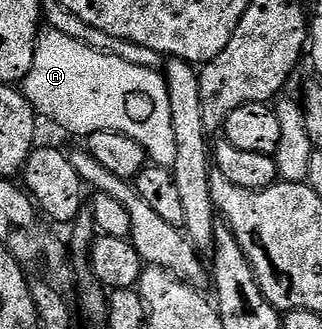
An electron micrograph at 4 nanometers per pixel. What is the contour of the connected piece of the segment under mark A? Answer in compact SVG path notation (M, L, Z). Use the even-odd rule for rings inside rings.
M46 29L46 30L43 30L43 31L42 31L42 32L41 32L41 35L40 35L40 38L39 38L39 40L38 40L38 42L37 42L37 43L35 43L35 45L34 45L34 60L33 60L33 61L32 61L32 69L31 69L31 70L30 70L30 72L29 72L29 73L27 73L27 74L26 74L26 77L25 77L25 80L24 80L24 94L25 94L25 96L26 96L26 100L27 100L27 101L28 101L28 102L29 102L29 103L30 103L30 105L31 105L31 107L33 107L33 108L34 108L34 110L35 110L35 112L37 112L37 114L38 114L38 115L39 115L39 116L42 116L42 115L47 115L47 117L48 117L48 118L50 118L50 119L51 119L51 121L52 121L52 122L54 122L54 123L59 123L59 125L60 125L60 126L62 126L62 127L63 127L63 129L64 129L64 130L66 130L66 131L75 131L75 133L76 133L76 134L78 134L78 135L79 135L79 137L85 137L85 136L87 136L87 135L91 135L91 133L92 133L92 132L93 132L93 131L119 131L119 132L120 132L120 133L124 133L124 134L125 134L125 135L127 135L127 136L128 136L128 137L132 137L132 141L136 141L136 142L137 142L137 143L139 143L139 145L140 145L140 146L141 146L141 147L143 147L143 148L144 148L144 149L145 149L145 150L146 150L146 154L147 154L147 156L148 156L148 159L149 159L149 162L150 162L150 163L151 163L151 164L153 164L153 166L156 166L156 167L168 167L168 168L173 168L173 165L174 165L174 162L175 162L175 161L176 161L176 145L175 145L175 144L174 144L174 138L173 138L173 137L172 137L172 111L171 111L171 109L170 109L170 106L169 106L169 105L168 105L168 93L167 93L167 92L166 92L166 80L165 80L165 78L163 78L163 76L162 76L162 75L161 75L161 74L159 74L159 72L158 72L158 71L157 71L157 70L154 70L154 69L151 69L151 68L148 68L148 67L141 67L141 66L140 66L140 65L138 65L138 64L130 64L130 63L129 63L129 62L128 62L128 61L126 61L126 60L124 60L124 59L118 59L118 60L117 60L117 61L114 61L114 62L112 62L112 59L111 59L111 56L110 56L110 55L108 55L108 54L103 54L103 53L102 53L102 52L101 52L101 51L98 51L98 50L97 50L97 49L96 49L96 48L92 48L92 47L90 47L90 46L89 46L89 45L87 45L87 44L86 44L86 43L81 43L81 42L80 42L80 40L76 40L76 39L73 39L73 38L72 38L72 37L70 37L70 36L65 36L65 35L64 35L64 33L62 33L62 32L58 32L58 31L54 31L54 30L51 30L51 29ZM85 99L91 99L91 101L92 101L92 102L94 102L94 111L95 111L95 113L96 113L96 114L98 114L98 115L102 115L102 114L104 114L104 113L105 113L105 111L111 111L111 115L102 115L102 116L98 116L98 115L94 115L94 116L92 116L92 117L91 117L91 119L90 119L90 120L86 120L86 119L85 119L85 117L84 117L84 116L82 116L82 102L84 102L84 101L85 101Z

